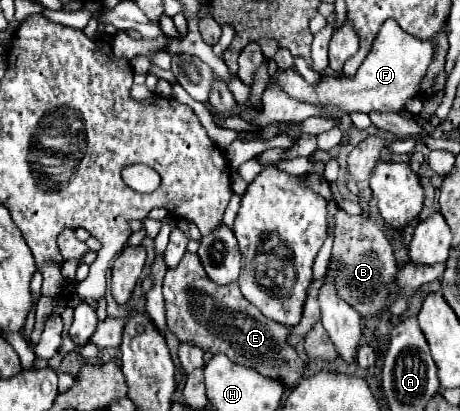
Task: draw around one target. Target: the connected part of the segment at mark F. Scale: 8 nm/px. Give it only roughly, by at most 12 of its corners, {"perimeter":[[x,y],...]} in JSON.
{"perimeter":[[390,18],[352,78],[310,84],[276,68],[294,100],[348,114],[398,112],[434,50]]}

